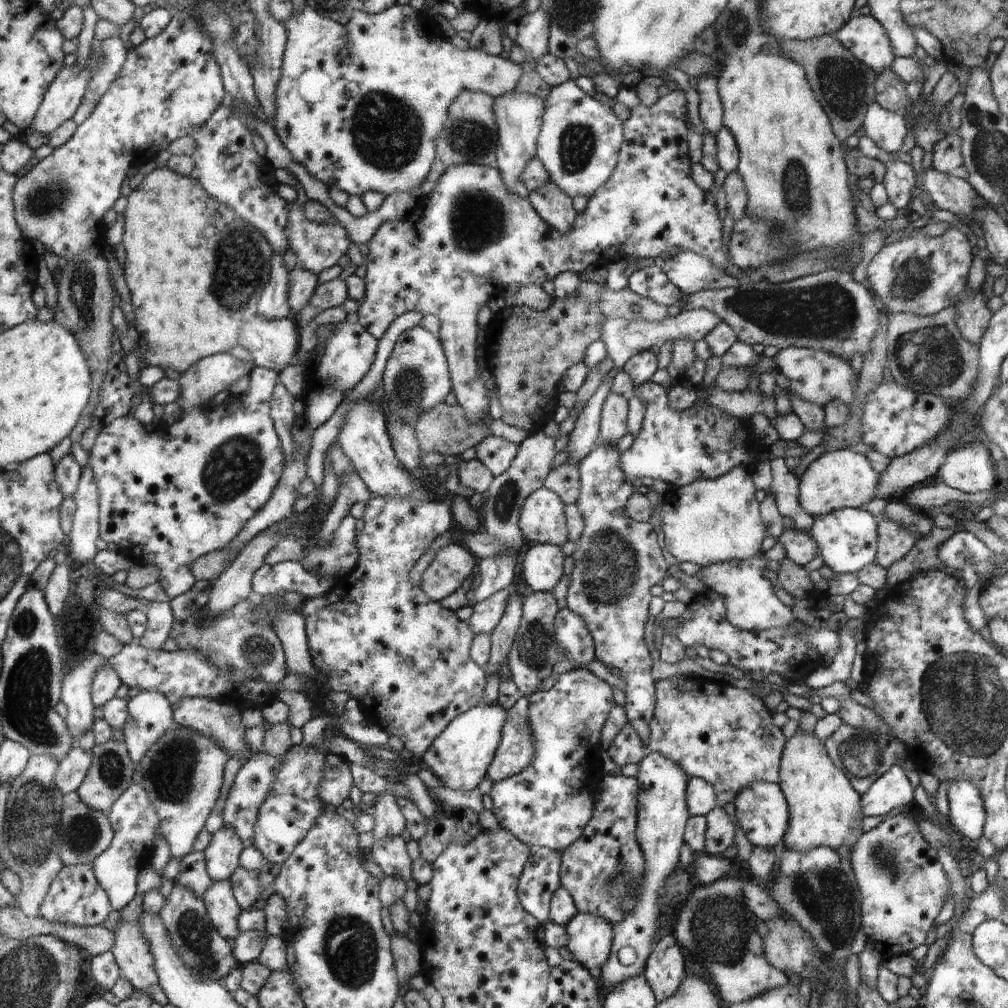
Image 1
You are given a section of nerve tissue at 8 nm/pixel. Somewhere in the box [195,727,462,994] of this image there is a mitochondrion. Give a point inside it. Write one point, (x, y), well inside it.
(350, 951)

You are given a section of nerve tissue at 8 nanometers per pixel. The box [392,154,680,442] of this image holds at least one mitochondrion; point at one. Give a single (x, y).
(479, 220)

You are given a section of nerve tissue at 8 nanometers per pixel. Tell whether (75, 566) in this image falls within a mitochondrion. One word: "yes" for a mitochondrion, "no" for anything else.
no

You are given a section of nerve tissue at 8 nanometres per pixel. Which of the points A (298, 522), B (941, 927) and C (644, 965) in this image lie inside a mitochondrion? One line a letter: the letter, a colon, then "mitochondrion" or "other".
A: mitochondrion
B: other
C: other

